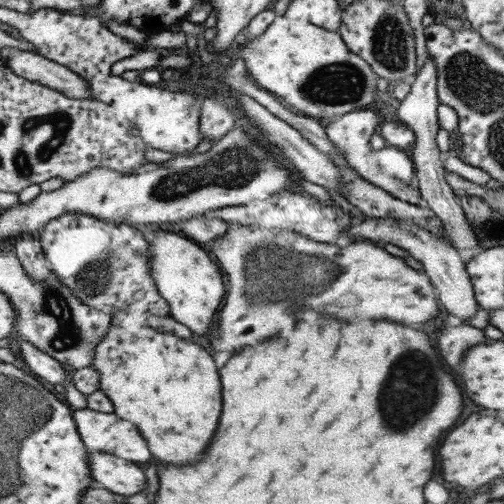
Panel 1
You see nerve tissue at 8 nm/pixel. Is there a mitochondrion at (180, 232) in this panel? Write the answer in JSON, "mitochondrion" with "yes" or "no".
{"mitochondrion":"no"}

